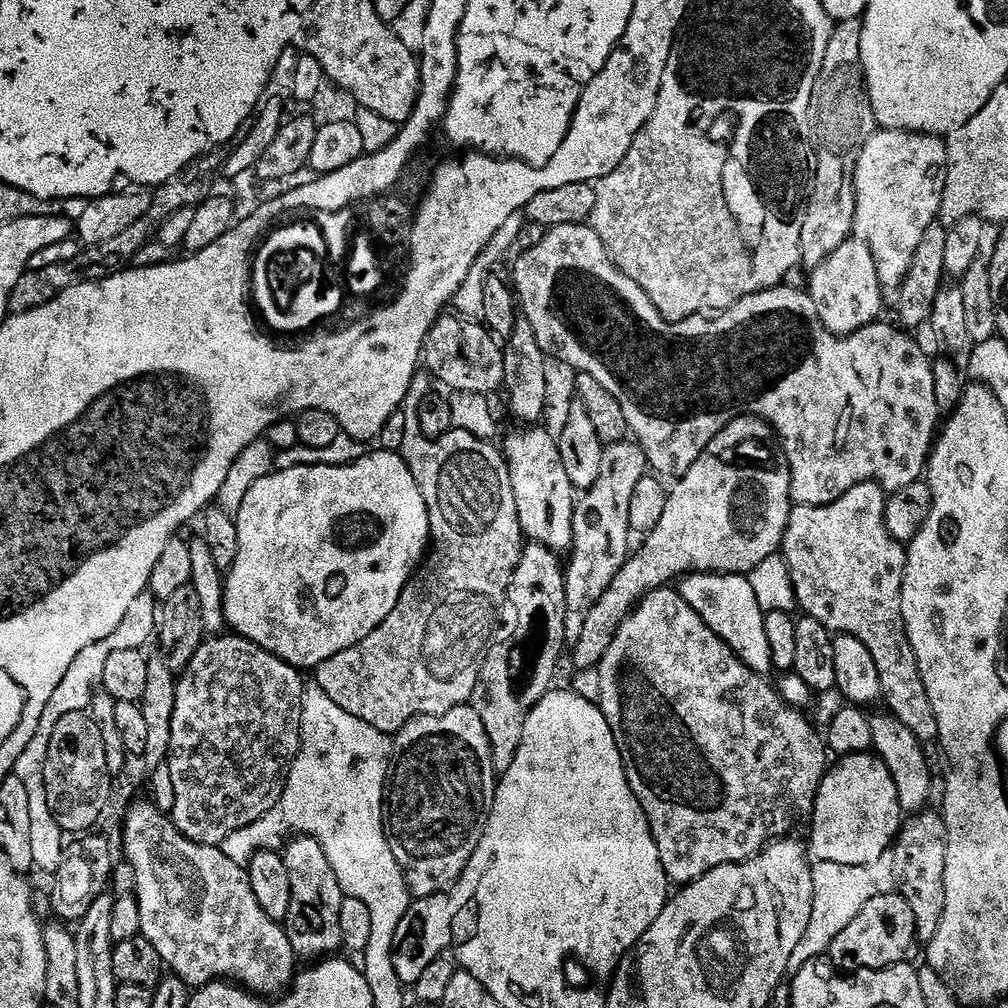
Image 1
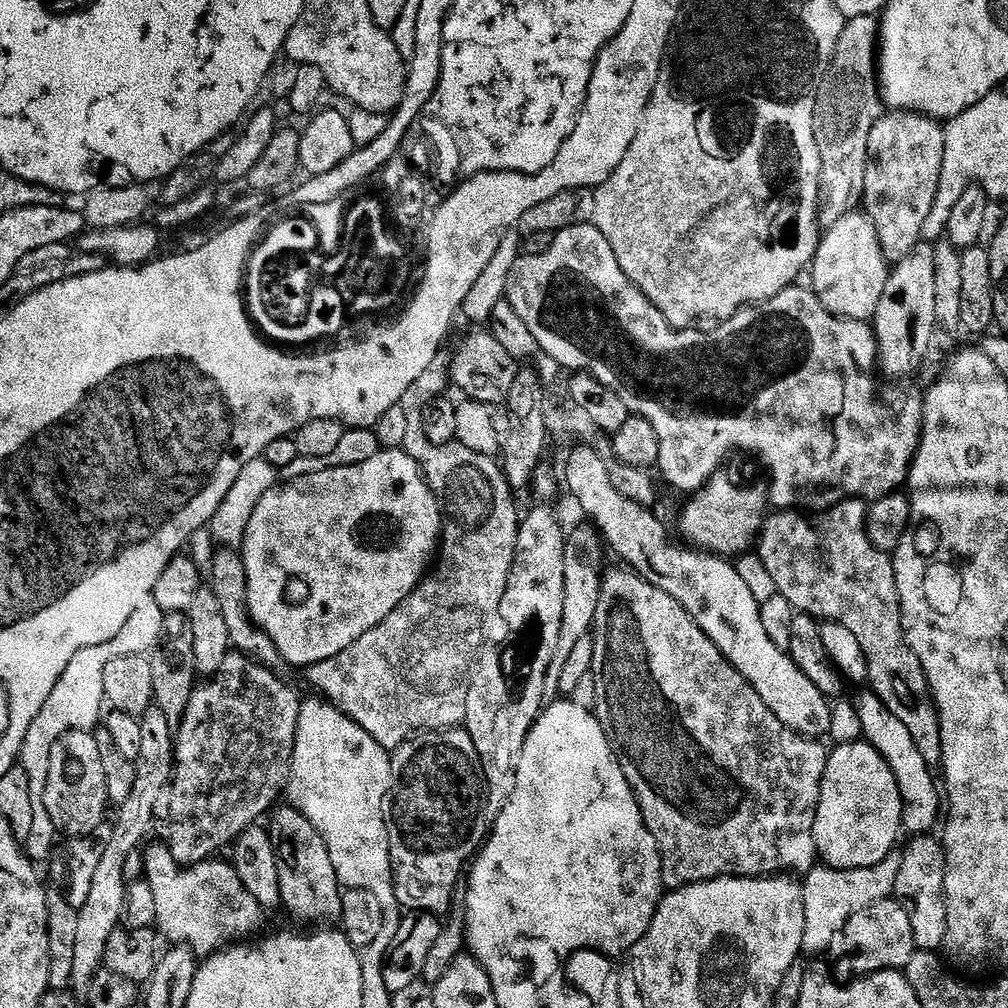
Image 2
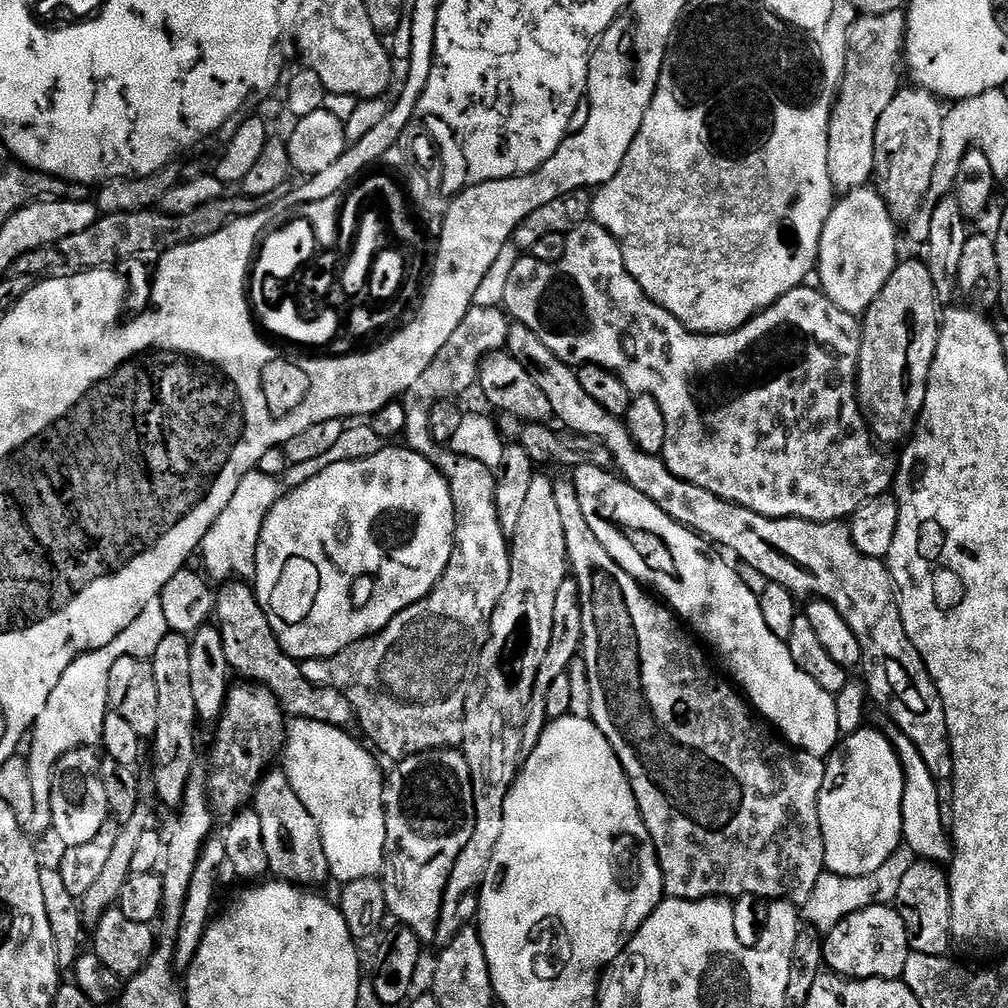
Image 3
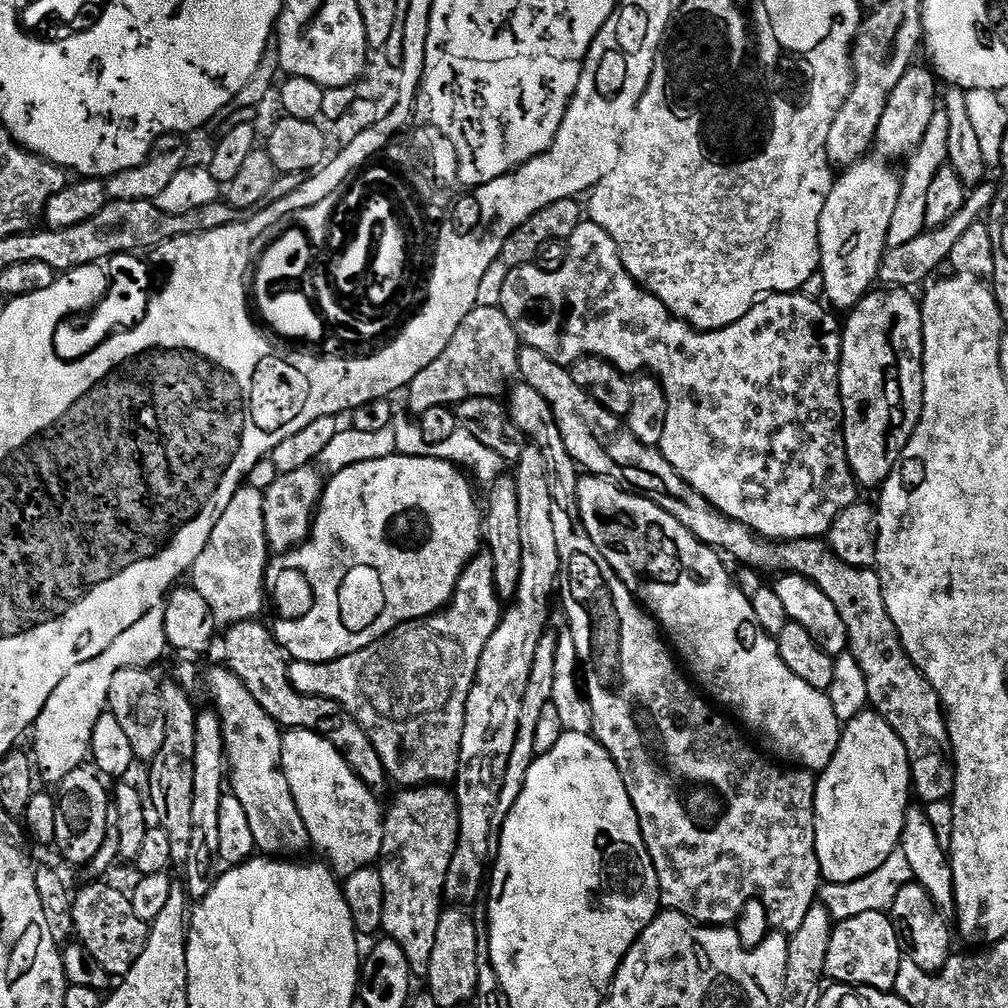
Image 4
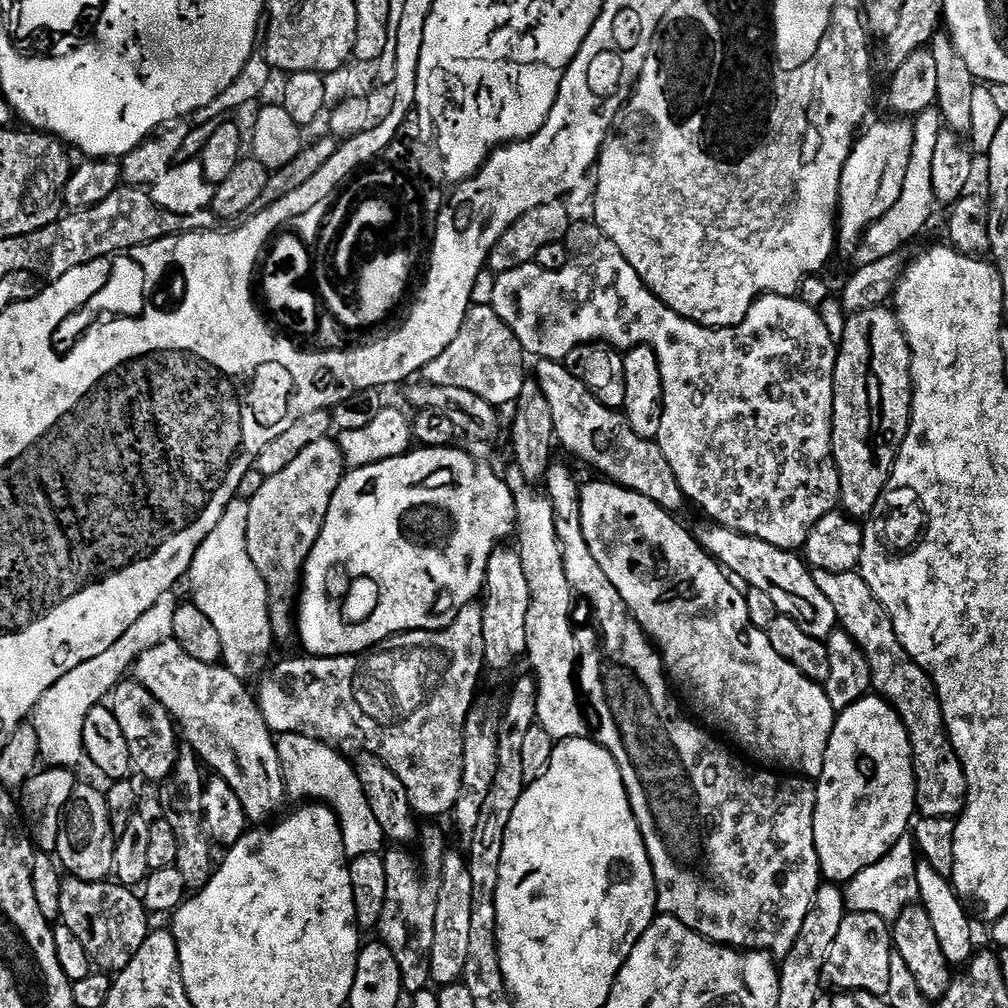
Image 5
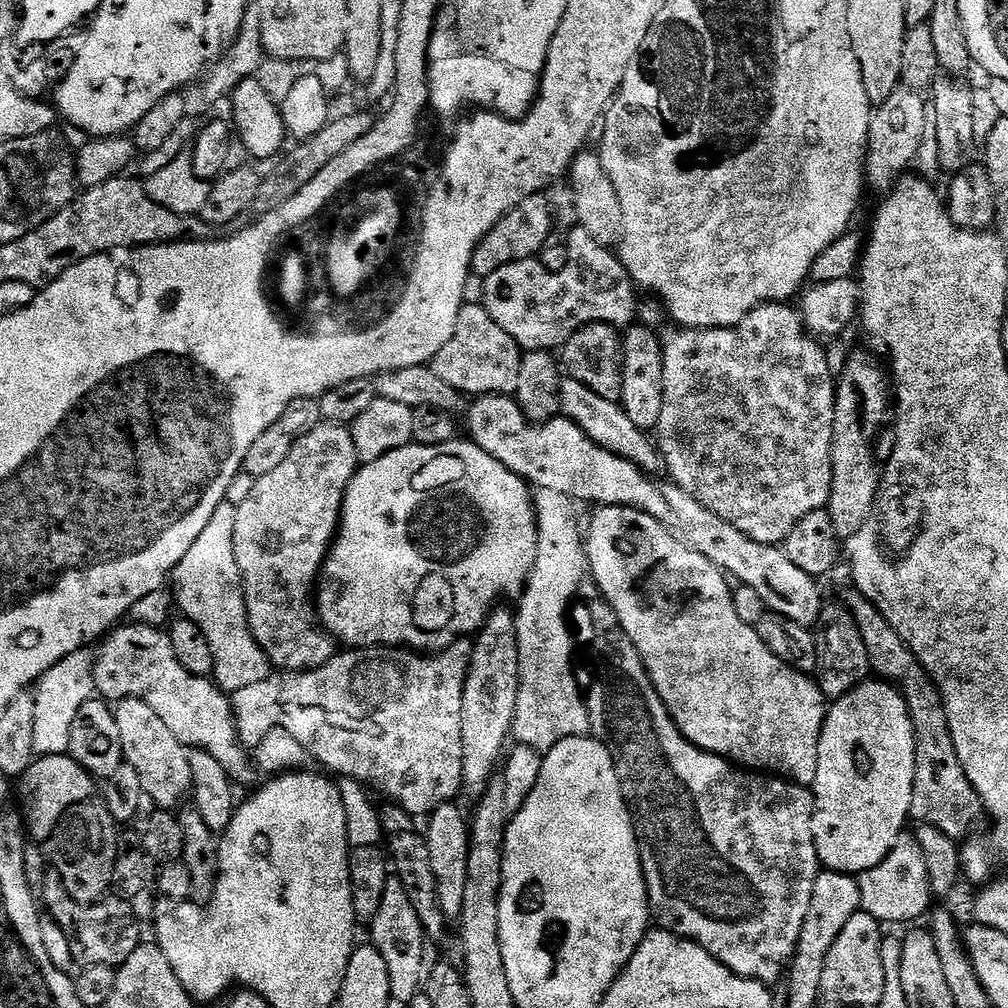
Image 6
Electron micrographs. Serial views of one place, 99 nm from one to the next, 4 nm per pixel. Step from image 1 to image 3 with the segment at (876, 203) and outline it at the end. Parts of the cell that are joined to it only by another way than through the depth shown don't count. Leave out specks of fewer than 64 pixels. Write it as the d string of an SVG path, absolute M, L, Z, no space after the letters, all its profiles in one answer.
M904 86L890 106L882 110L882 118L878 118L874 134L874 184L896 222L914 215L920 208L920 200L922 204L928 195L940 153L944 113L941 101L925 88Z

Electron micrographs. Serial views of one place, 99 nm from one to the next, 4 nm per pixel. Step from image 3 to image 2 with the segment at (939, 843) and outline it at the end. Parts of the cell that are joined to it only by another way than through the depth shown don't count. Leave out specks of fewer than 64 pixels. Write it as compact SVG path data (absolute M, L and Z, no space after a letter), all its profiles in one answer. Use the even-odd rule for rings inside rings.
M871 690L860 692L854 696L854 703L858 710L858 718L862 722L862 737L871 748L878 750L890 766L894 778L898 782L898 790L902 798L902 818L900 819L903 831L911 834L913 837L922 836L933 831L932 827L936 824L936 819L942 816L942 792L938 787L938 780L932 777L934 772L933 765L922 758L922 753L918 750L918 745L914 742L914 737L910 730L898 719L878 698L878 694ZM936 784L937 788L936 789ZM940 791L940 792L939 792Z

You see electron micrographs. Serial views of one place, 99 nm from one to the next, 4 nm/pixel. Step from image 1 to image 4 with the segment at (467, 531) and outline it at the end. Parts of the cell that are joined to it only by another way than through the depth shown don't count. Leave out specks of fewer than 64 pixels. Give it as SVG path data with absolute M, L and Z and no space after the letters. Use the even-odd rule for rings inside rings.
M473 308L470 314L454 330L450 346L413 378L406 389L408 404L416 414L434 406L456 406L471 397L499 397L520 371L518 358L522 341L516 335L510 318L498 308ZM477 554L464 566L452 601L433 616L407 620L370 646L331 662L315 664L292 660L288 666L288 677L303 696L321 696L341 704L360 723L362 730L366 730L389 777L393 781L397 780L400 786L414 788L432 786L437 782L452 782L460 770L466 702L476 681L482 650L486 650L486 642L490 642L501 617L502 601L496 593L494 562L487 554Z

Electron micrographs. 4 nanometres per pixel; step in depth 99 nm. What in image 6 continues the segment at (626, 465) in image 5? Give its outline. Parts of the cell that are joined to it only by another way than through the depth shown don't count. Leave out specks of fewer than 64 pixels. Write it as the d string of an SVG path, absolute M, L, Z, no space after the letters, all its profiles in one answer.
M568 378L560 386L560 407L563 415L572 420L598 446L610 450L615 456L626 458L646 474L656 474L661 471L662 457L649 433L645 429L634 426L625 414L623 407L617 401L598 398L582 382Z

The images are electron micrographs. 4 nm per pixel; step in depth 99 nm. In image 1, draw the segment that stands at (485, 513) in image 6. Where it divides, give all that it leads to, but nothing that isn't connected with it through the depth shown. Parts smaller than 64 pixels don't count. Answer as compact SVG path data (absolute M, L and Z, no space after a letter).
M369 451L354 464L330 466L293 463L292 468L281 467L274 470L250 488L239 511L234 514L238 526L238 558L234 558L234 566L226 574L224 582L224 618L227 627L235 635L245 636L278 659L285 660L291 668L315 670L322 662L334 658L334 654L342 654L342 650L350 650L355 644L362 642L362 638L366 638L382 622L386 622L394 606L398 606L402 590L429 551L432 535L430 518L426 502L422 498L422 490L418 490L418 482L414 482L414 474L410 474L404 457L399 452L375 451Z

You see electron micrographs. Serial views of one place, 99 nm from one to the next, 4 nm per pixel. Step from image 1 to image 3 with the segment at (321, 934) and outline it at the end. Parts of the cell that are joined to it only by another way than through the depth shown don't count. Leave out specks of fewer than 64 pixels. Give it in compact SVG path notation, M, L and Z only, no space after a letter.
M272 770L256 787L254 811L262 822L262 842L266 846L268 871L273 877L301 886L320 886L329 883L330 873L326 862L326 850L318 830L318 822L302 806L302 798L294 794L283 770Z

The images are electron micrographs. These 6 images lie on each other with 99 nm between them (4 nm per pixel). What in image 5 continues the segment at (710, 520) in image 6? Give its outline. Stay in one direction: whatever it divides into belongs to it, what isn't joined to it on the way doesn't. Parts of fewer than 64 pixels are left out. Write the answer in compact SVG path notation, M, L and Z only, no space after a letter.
M703 523L694 528L694 535L704 548L704 553L711 556L721 568L746 578L750 588L770 594L779 615L798 622L798 626L802 626L810 638L827 641L828 635L837 631L838 621L834 606L830 606L830 598L818 590L818 582L814 582L809 565L795 551L770 546L770 542L762 542L729 528Z

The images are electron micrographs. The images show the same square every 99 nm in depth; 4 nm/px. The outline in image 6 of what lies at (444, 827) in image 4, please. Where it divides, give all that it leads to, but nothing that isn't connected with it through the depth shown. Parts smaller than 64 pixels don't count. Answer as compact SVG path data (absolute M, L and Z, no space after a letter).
M389 879L386 894L382 894L382 906L372 919L370 931L372 931L371 943L380 951L382 958L386 958L386 966L390 970L393 1001L397 1005L411 1005L412 999L421 995L422 985L426 980L430 941L418 918L418 910L414 910L414 906L410 904L410 898L406 896L406 889L400 880Z

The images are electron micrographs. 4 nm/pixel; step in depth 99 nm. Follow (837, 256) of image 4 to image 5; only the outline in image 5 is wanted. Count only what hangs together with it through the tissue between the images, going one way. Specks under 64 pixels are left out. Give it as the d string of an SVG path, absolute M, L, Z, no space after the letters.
M892 119L896 120L880 120L862 132L842 170L838 209L838 244L841 249L854 249L867 228L878 222L878 218L885 216L890 206L902 198L902 182L906 182L906 170L914 146L913 121Z

